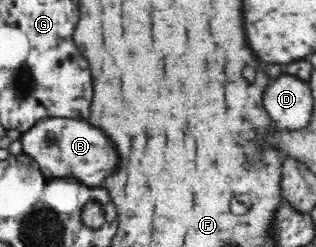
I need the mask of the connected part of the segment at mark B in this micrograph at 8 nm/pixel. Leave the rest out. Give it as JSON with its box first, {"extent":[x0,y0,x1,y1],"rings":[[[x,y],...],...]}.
{"extent":[20,118,118,187],"rings":[[[45,118],[20,136],[23,153],[33,158],[47,177],[72,177],[87,187],[104,187],[105,180],[118,170],[114,144],[89,121],[73,118]]]}

